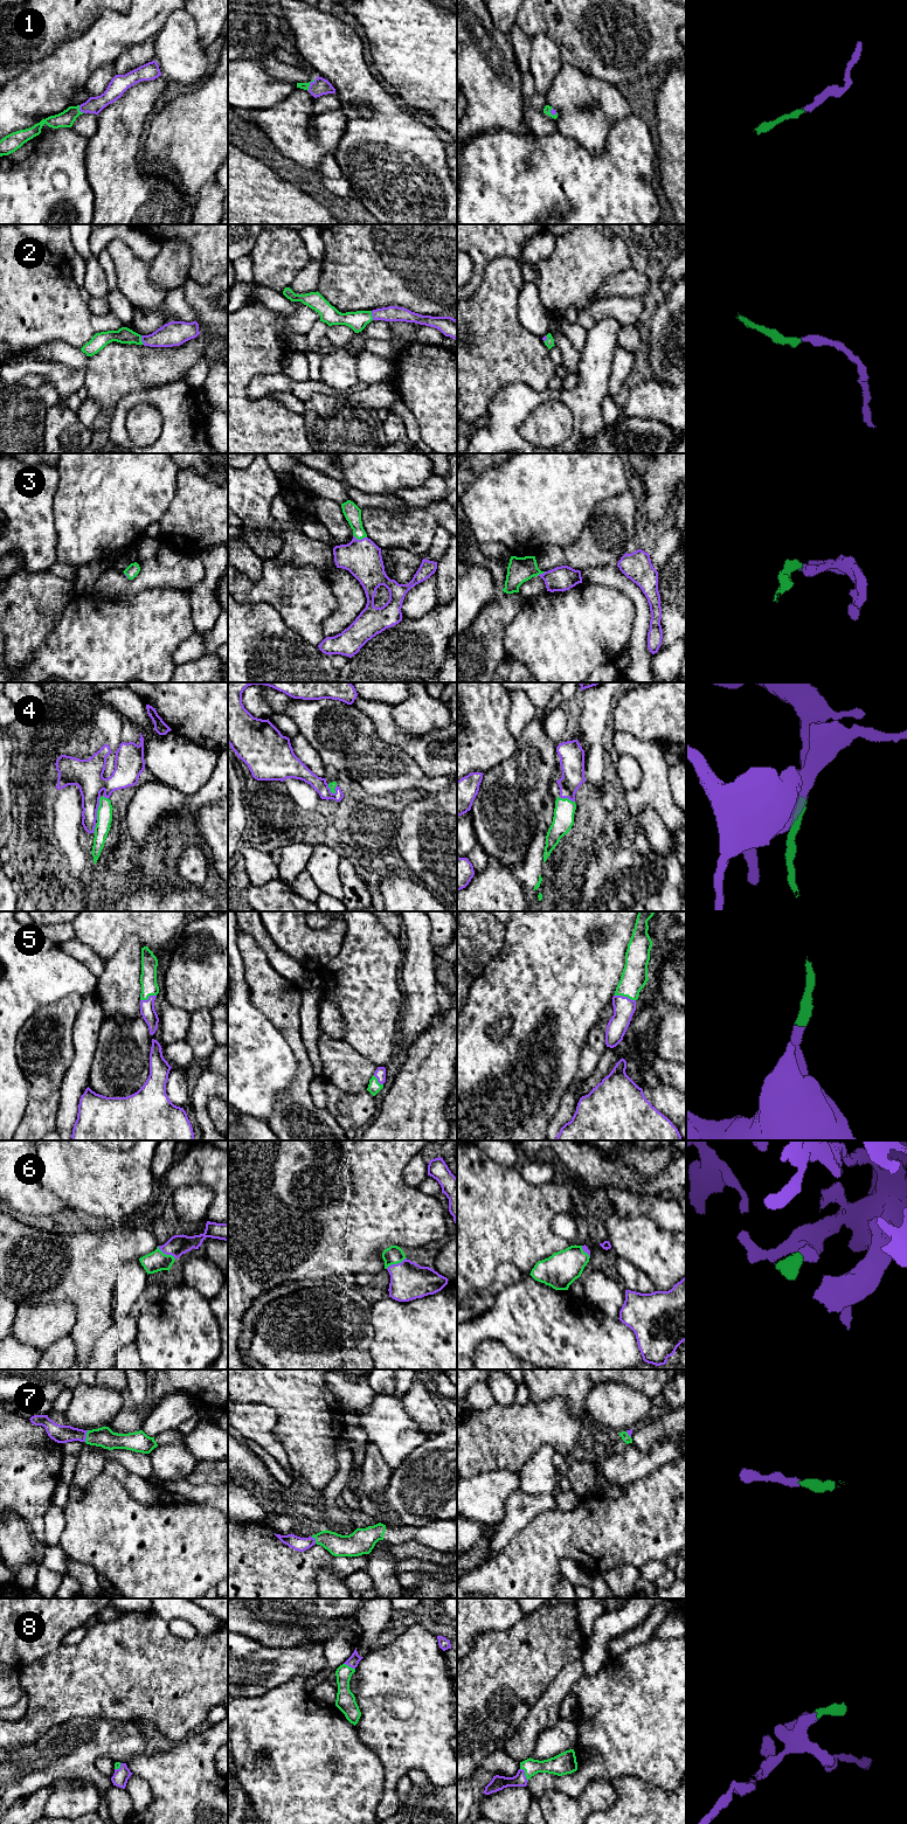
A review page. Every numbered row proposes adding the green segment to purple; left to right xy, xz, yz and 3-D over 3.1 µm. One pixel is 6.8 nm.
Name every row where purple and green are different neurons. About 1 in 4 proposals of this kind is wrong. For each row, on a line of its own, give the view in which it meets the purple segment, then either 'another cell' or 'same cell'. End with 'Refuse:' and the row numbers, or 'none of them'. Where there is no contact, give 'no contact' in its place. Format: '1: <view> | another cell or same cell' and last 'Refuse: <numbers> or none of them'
1: xz | same cell
2: xy | same cell
3: xz | same cell
4: xy | same cell
5: yz | same cell
6: xz | same cell
7: xy | same cell
8: yz | same cell
Refuse: none of them

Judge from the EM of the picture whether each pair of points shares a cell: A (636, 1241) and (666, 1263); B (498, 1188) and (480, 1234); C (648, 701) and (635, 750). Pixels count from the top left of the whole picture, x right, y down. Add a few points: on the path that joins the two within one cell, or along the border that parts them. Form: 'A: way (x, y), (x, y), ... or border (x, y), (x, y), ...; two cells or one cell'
A: way (643, 1243), (659, 1257); one cell
B: way (497, 1200), (480, 1218), (480, 1222); one cell
C: border (615, 729), (658, 746); two cells

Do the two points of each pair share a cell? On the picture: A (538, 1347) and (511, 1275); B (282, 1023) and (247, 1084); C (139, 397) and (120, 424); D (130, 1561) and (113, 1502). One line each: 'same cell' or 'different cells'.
A: different cells
B: different cells
C: same cell
D: same cell

